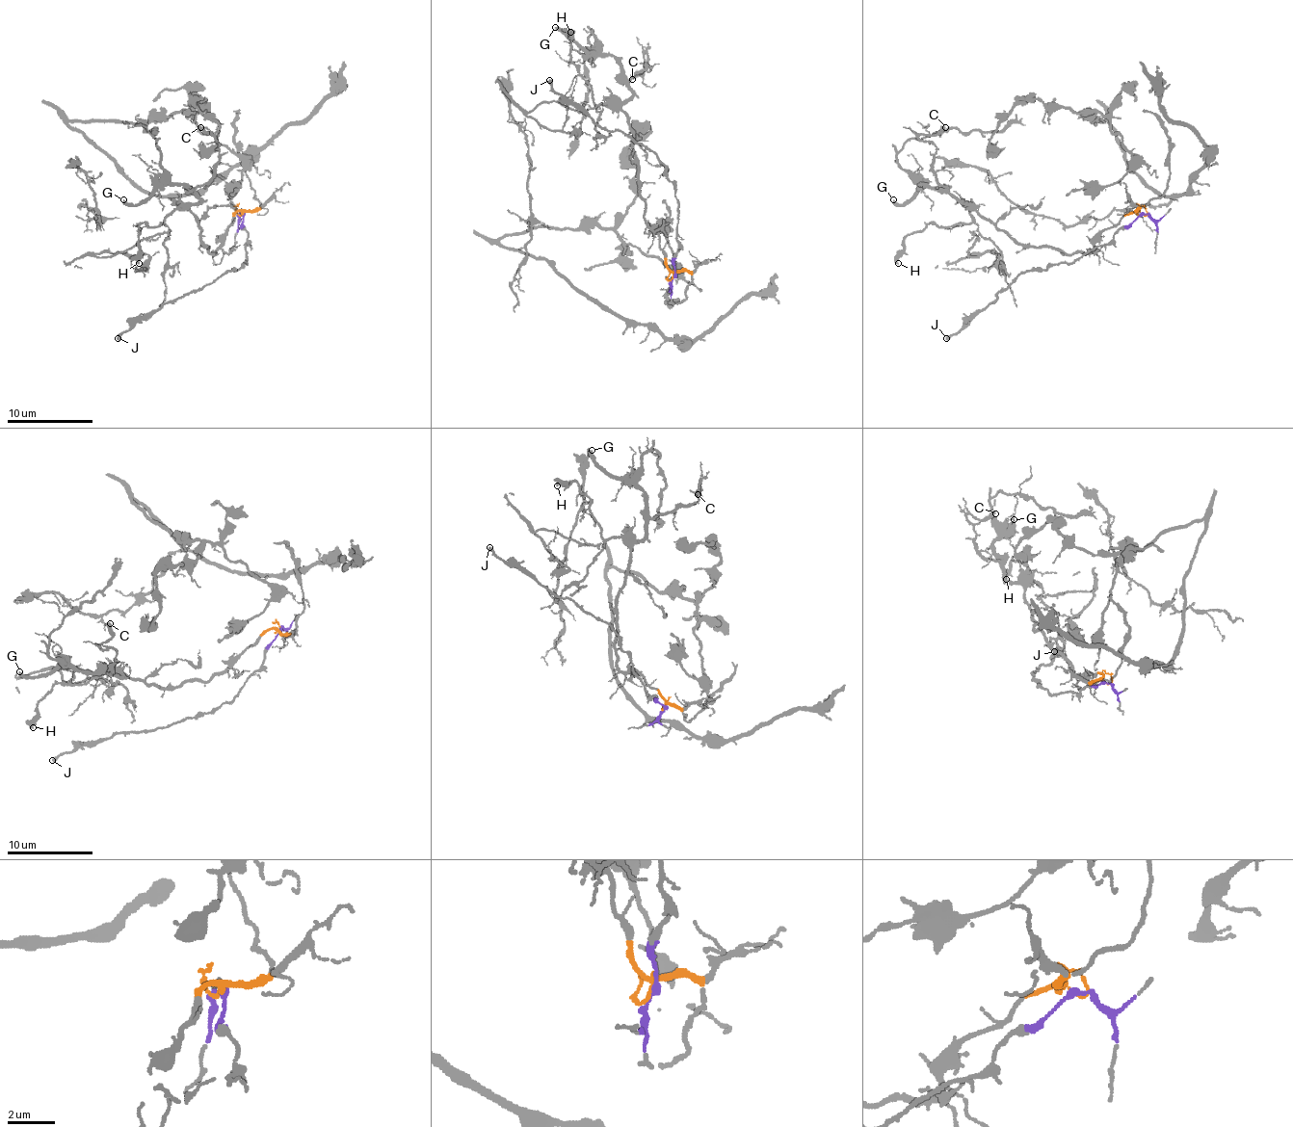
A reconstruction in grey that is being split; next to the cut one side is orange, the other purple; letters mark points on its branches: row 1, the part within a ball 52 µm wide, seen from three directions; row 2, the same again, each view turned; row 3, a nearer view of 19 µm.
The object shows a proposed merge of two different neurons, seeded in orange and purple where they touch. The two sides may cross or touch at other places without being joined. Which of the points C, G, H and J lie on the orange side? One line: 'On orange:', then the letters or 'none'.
On orange: C, G, H

